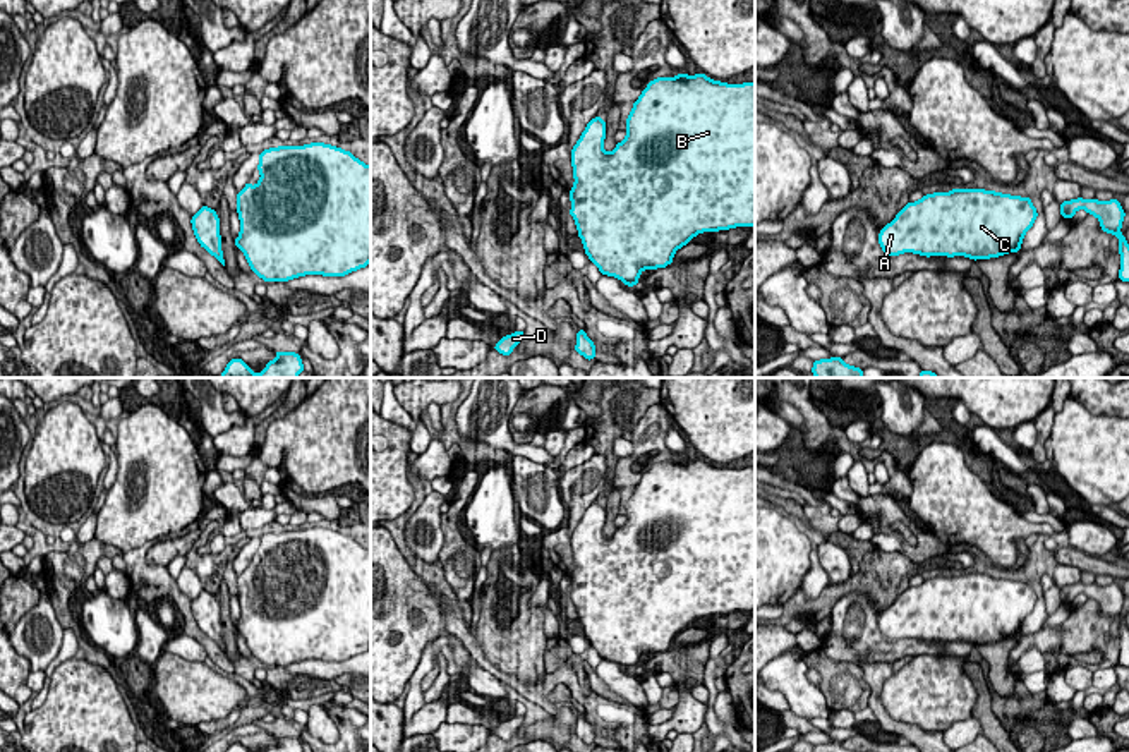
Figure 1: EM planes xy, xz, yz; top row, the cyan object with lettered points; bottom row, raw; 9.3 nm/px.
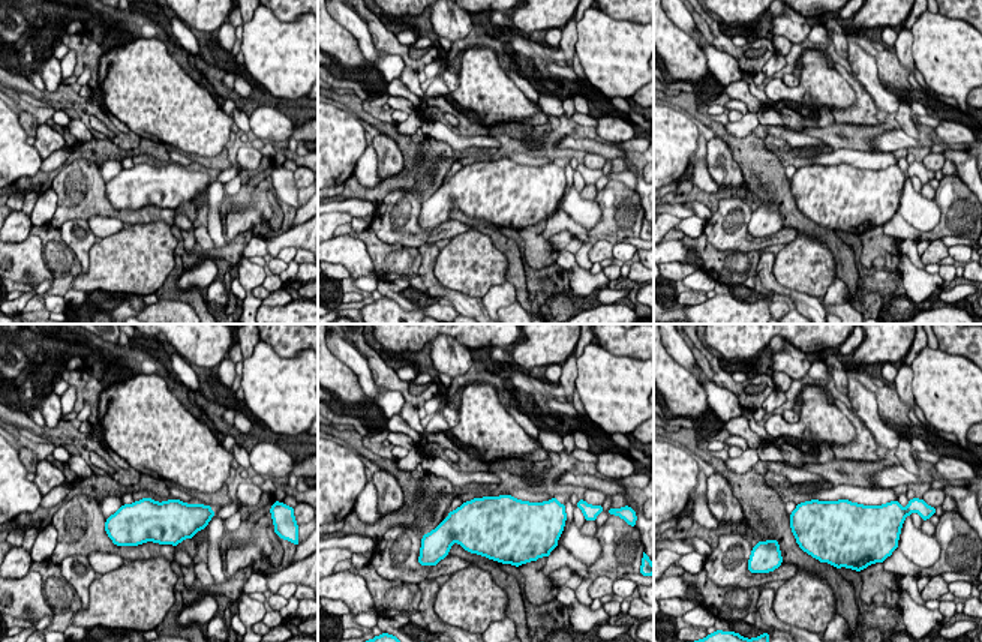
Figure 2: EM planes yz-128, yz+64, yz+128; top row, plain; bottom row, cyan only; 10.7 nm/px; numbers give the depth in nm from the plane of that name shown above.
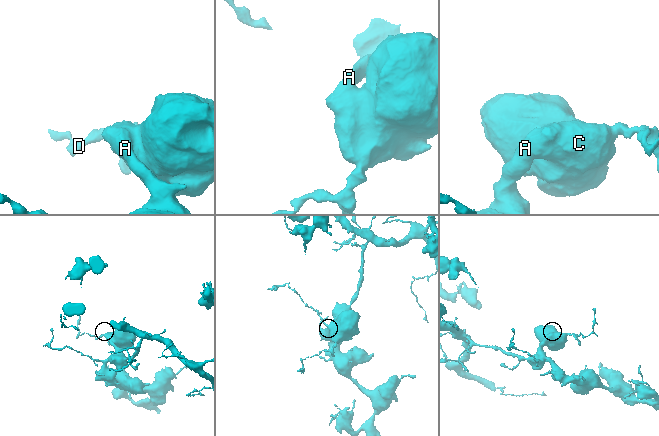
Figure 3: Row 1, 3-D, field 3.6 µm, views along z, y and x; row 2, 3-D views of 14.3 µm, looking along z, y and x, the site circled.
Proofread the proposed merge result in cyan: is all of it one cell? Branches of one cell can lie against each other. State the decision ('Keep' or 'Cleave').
Keep

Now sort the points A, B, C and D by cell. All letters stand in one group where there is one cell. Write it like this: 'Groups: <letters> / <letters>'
Groups: A B C D

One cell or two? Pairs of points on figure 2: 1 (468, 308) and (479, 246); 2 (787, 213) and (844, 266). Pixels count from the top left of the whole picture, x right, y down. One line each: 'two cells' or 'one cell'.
1: two cells
2: one cell

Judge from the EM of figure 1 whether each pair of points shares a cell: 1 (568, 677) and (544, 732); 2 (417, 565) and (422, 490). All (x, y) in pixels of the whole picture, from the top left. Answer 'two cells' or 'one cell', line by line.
1: two cells
2: one cell

